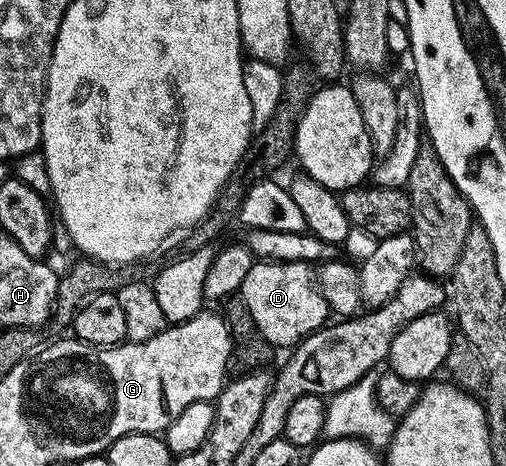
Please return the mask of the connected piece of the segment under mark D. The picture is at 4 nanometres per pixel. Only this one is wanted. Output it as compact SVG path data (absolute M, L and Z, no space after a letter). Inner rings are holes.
M255 263L240 295L244 302L248 302L252 318L256 318L258 335L275 349L293 349L312 333L327 327L332 316L328 302L318 287L315 269L308 264Z

